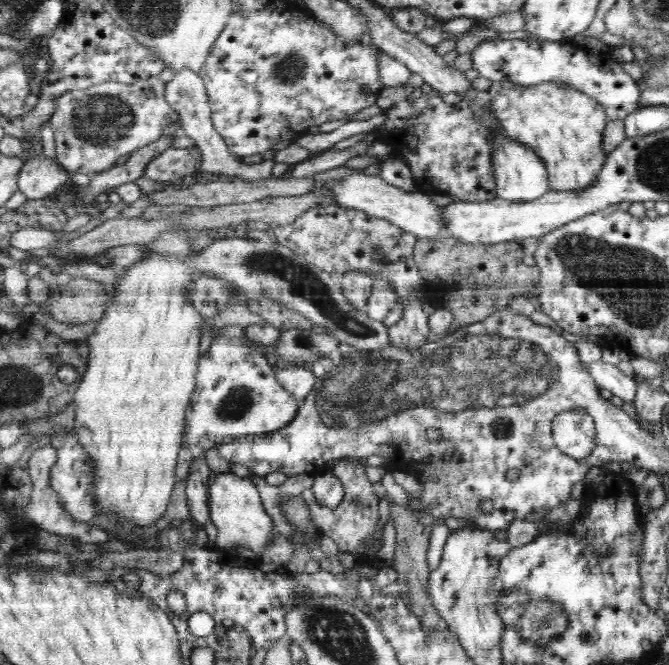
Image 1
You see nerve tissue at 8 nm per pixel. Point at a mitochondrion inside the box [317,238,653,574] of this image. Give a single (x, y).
(378, 254)

